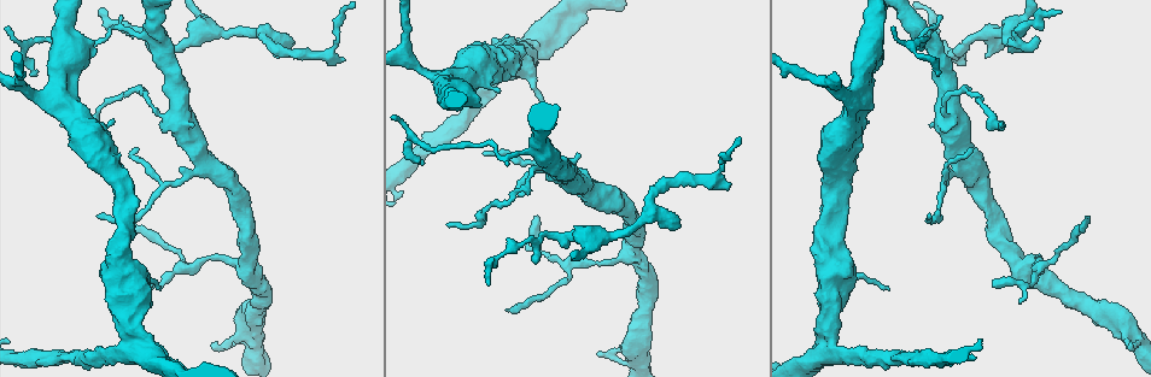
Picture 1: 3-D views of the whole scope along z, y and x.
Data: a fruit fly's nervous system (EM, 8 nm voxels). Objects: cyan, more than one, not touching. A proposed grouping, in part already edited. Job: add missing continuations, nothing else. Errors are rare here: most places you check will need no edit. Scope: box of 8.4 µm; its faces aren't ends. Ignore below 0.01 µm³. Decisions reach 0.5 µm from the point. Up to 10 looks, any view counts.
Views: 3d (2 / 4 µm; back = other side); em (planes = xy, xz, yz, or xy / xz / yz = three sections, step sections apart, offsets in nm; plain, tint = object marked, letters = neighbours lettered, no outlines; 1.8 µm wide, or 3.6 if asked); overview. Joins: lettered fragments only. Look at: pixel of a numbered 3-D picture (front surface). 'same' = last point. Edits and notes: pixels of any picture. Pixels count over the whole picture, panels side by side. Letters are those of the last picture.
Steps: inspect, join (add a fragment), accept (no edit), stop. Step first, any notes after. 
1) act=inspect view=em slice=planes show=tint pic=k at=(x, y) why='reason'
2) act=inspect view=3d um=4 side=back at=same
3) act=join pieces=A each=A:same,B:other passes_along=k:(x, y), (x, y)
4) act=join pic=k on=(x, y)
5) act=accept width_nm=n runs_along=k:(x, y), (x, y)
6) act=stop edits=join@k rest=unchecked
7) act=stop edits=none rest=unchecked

act=inspect view=em slice=planes show=tint pic=1 at=(1002, 45) why='branch stops here'

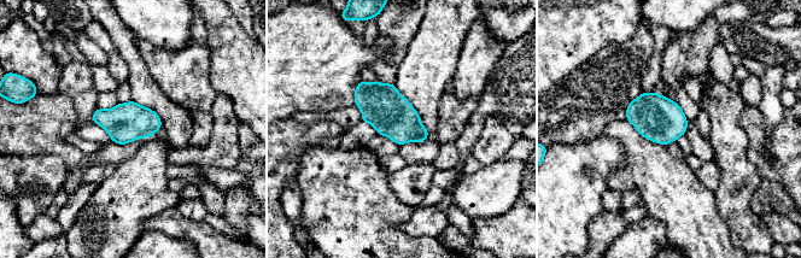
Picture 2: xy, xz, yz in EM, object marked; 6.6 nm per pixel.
act=inspect view=em slice=planes show=letters at=same why='see the neighbours'

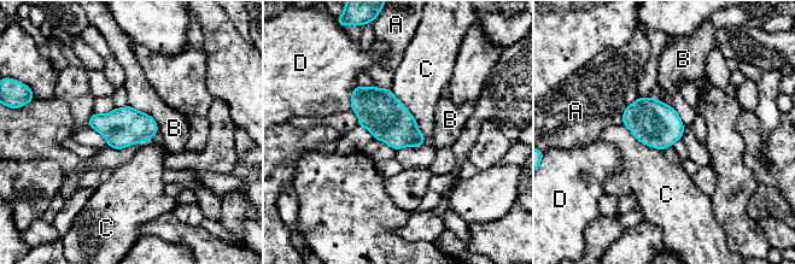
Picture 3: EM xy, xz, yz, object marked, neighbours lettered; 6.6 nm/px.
act=accept each=A:other,B:other,C:other,D:other border=3:(390, 89), (414, 117), (425, 138) found='no lettered fragment goes on from it'

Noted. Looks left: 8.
act=inspect view=3d um=2 pic=1 at=(245, 266) why='two arms in line, one across'

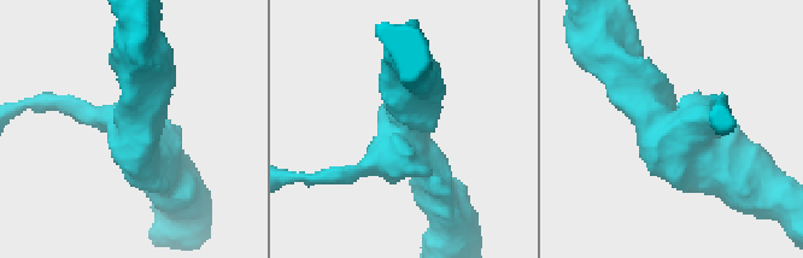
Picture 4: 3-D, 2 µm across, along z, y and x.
act=inspect view=em slice=planes show=tint pic=4 at=(137, 130) arms=3 why='now the EM'

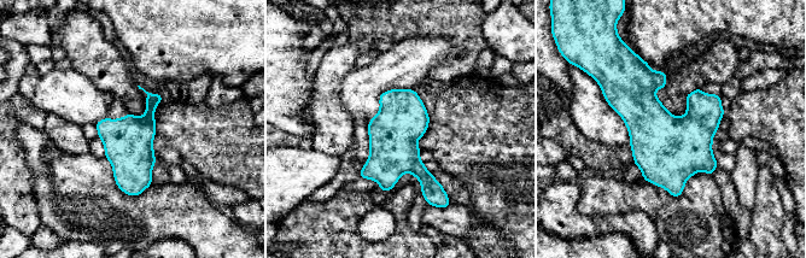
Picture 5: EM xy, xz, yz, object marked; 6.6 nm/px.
act=inspect view=em slice=planes show=letters at=same

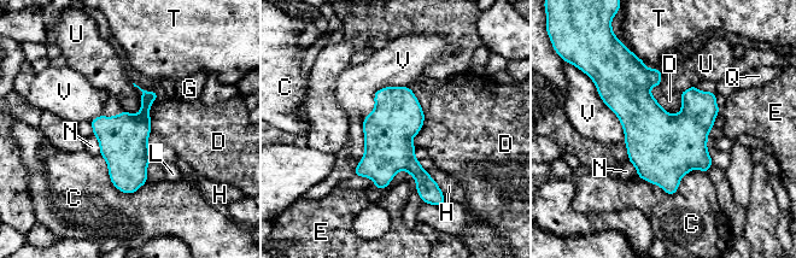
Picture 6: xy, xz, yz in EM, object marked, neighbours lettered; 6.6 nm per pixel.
act=accept each=C:other,D:other,E:other,G:other,H:other,L:other,N:other,Q:other,T:other,U:other,V:other found='none of them fits'

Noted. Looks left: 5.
act=inspect view=em slice=planes show=letters pic=1 at=(160, 288) why='thin end'

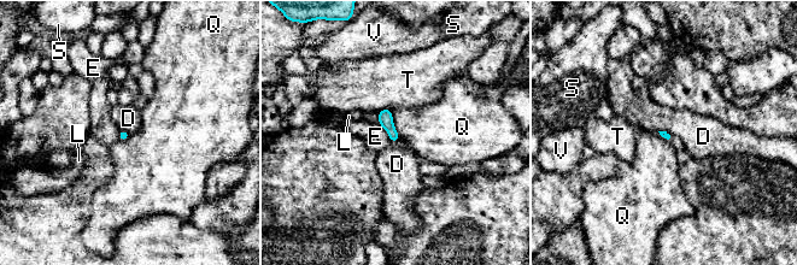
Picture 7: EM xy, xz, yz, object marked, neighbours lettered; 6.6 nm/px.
act=accept each=D:other,E:other,L:other,Q:other,S:other,T:other,V:other border=7:(388, 109), (393, 128), (400, 137) found='none of them fits'

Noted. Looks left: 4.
act=inspect view=3d um=4 pic=1 at=(112, 120)

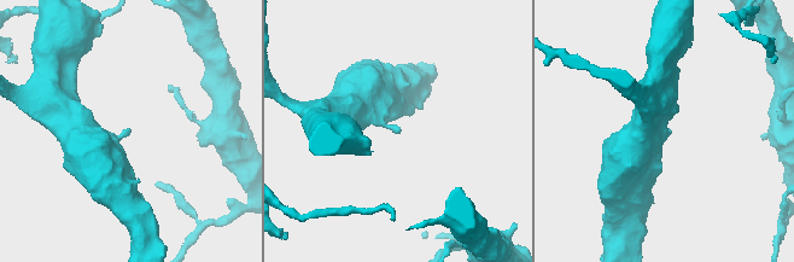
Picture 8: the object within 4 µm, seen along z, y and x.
act=inspect view=em um=3.6 slice=xz step=8 show=letters pic=8 at=(125, 130) why='shape alone is not enough'

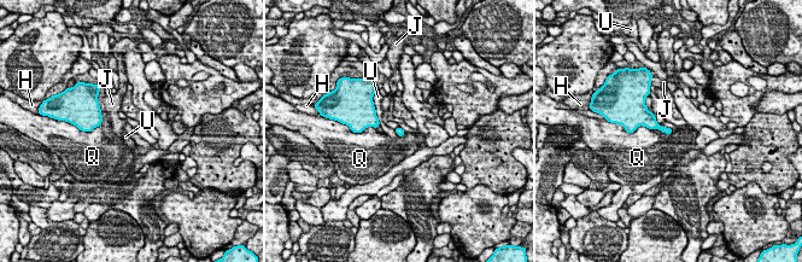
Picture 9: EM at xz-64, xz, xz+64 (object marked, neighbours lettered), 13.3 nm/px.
act=accept each=H:other,J:other,Q:other,U:other found='none of them fits'

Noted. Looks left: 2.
act=stop edits=none rest=unchecked

